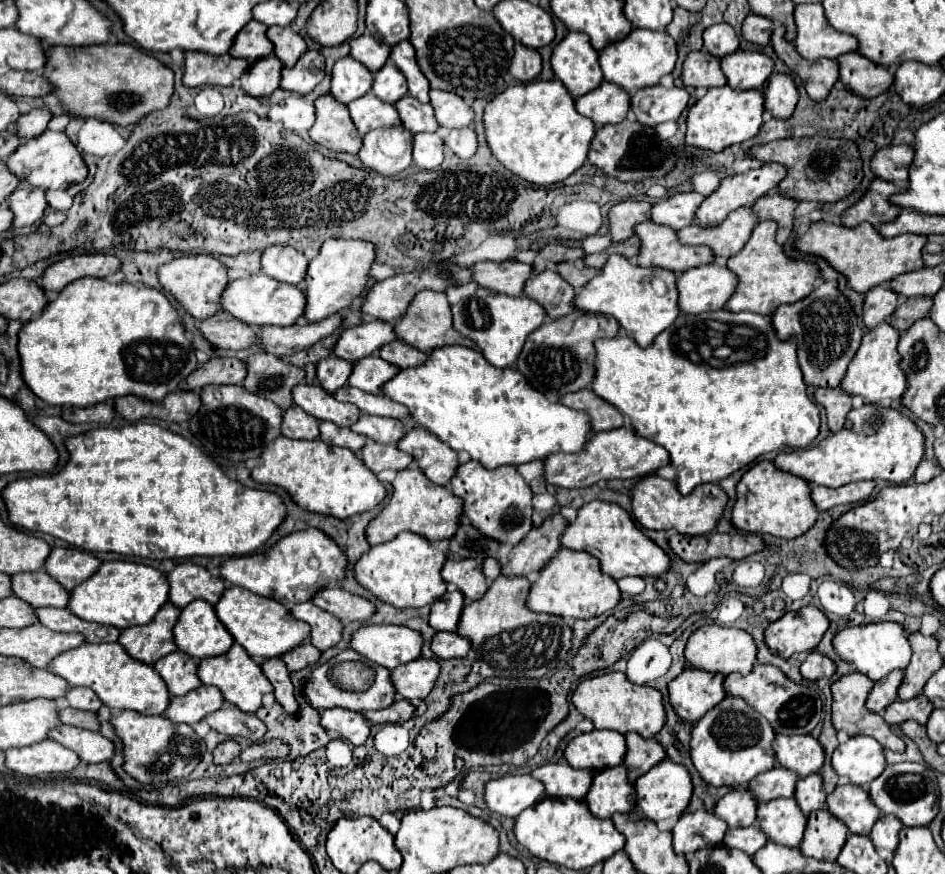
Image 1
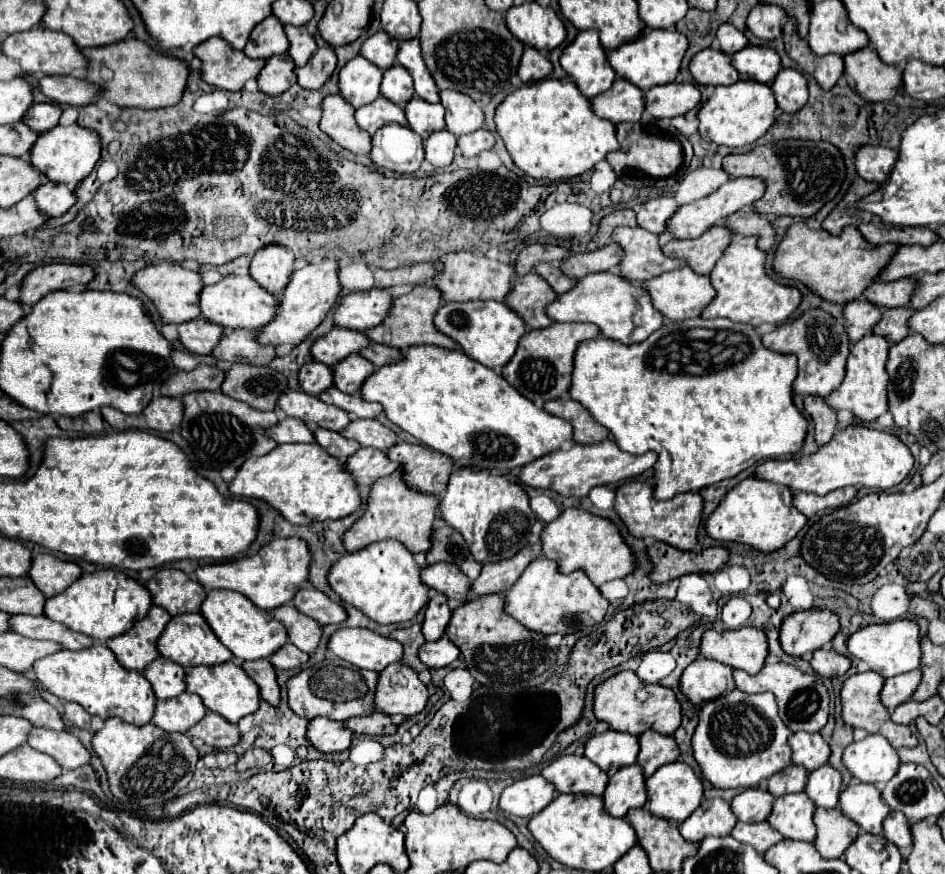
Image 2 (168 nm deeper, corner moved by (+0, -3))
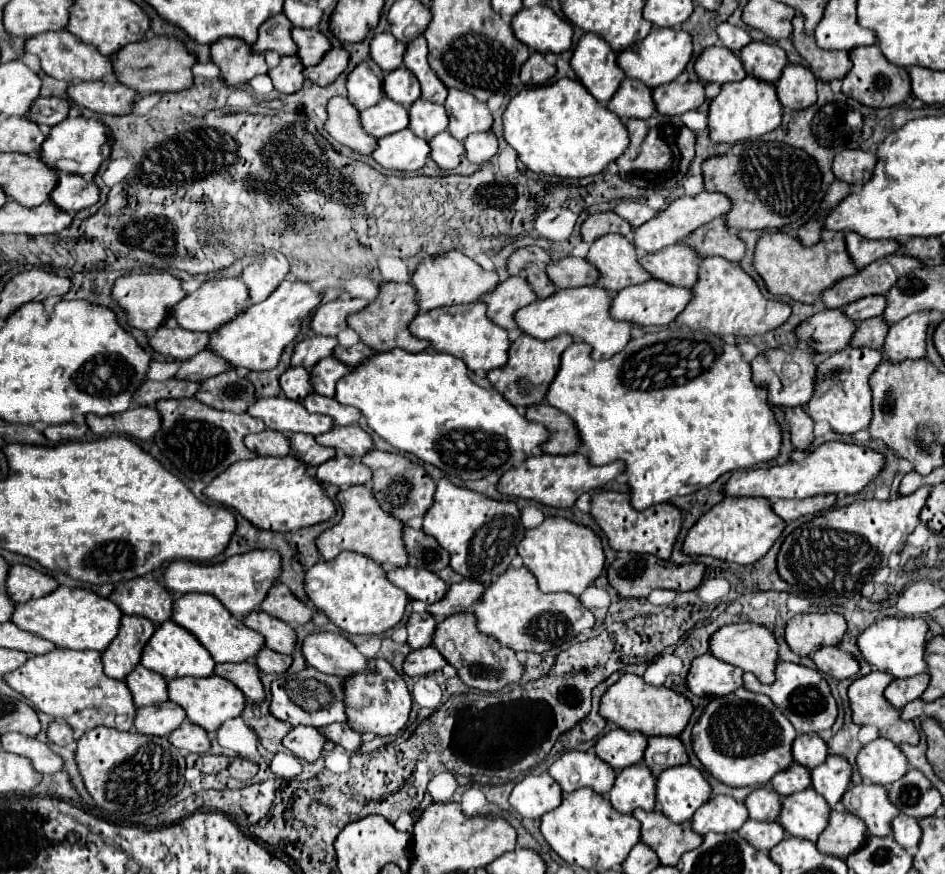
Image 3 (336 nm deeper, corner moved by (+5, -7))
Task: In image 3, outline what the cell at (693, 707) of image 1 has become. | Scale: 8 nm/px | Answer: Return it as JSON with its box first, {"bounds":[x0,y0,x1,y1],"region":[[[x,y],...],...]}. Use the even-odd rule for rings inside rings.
{"bounds":[686,654,742,696],"region":[[[704,654],[692,660],[686,686],[696,696],[726,696],[742,686],[742,674],[740,668]]]}

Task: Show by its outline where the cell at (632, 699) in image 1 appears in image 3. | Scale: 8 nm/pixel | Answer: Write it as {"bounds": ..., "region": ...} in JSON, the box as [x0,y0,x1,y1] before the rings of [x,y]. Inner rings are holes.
{"bounds":[600,674,692,736],"region":[[[624,674],[616,684],[612,684],[600,700],[600,716],[608,722],[614,722],[626,732],[642,732],[644,736],[678,736],[692,714],[692,704],[682,694],[664,688],[650,686],[636,674]],[[660,730],[672,730],[672,734],[660,734]]]}

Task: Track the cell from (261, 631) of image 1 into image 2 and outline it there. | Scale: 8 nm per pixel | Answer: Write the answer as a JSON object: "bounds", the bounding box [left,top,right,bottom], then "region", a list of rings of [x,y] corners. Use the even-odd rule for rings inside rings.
{"bounds":[199,590,287,660],"region":[[[209,590],[199,608],[199,614],[211,626],[219,642],[229,648],[239,660],[269,658],[287,642],[287,630],[283,624],[279,624],[271,614],[255,608],[245,596],[233,590]]]}

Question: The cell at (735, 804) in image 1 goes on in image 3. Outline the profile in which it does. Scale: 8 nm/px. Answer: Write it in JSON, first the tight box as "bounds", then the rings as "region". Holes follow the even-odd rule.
{"bounds":[744,788,780,822],"region":[[[756,788],[752,790],[746,800],[744,800],[746,808],[748,808],[748,818],[750,820],[758,820],[758,822],[776,822],[778,814],[780,814],[780,796],[766,788]]]}

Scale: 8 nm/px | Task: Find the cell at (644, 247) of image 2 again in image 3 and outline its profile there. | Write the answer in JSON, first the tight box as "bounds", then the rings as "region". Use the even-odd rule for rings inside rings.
{"bounds":[588,234,652,294],"region":[[[606,234],[598,238],[590,246],[588,260],[600,270],[604,288],[614,294],[626,286],[642,284],[652,278],[642,264],[638,264],[634,244],[618,234]]]}

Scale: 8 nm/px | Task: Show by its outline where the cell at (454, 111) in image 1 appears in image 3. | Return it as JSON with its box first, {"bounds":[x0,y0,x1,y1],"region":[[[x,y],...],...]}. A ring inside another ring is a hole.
{"bounds":[444,90,492,140],"region":[[[448,90],[444,108],[450,118],[448,132],[456,140],[464,140],[472,132],[486,132],[492,126],[492,114],[484,102],[478,102],[470,92]]]}

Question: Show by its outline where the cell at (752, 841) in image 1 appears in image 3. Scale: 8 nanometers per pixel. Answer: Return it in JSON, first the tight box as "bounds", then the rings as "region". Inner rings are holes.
{"bounds":[738,820,784,852],"region":[[[746,820],[746,824],[738,830],[738,834],[748,840],[754,848],[768,852],[774,848],[782,838],[784,838],[784,828],[778,822],[756,822],[756,820]]]}

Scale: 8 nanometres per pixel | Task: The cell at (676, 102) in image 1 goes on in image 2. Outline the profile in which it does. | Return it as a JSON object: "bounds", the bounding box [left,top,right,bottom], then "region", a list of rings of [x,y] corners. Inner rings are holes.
{"bounds":[647,84,701,118],"region":[[[663,84],[647,94],[647,112],[653,118],[675,118],[687,114],[701,102],[701,92],[695,84]]]}

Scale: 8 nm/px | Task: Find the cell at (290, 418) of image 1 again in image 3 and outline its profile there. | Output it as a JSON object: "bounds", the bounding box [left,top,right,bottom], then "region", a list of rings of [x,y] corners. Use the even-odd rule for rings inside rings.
{"bounds":[244,430,290,456],"region":[[[264,430],[260,434],[250,434],[244,438],[248,450],[258,452],[258,456],[286,456],[290,454],[290,438],[282,432]]]}

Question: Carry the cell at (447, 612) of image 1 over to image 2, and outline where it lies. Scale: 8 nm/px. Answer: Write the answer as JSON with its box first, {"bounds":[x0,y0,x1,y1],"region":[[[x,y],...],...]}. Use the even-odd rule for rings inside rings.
{"bounds":[423,594,451,642],"region":[[[435,594],[425,608],[425,620],[423,620],[425,640],[427,642],[439,640],[445,634],[449,618],[451,618],[451,608],[447,606],[447,598],[443,594]]]}

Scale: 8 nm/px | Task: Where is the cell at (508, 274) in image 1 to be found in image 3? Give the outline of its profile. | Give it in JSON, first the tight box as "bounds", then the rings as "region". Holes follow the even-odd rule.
{"bounds":[412,250,498,312],"region":[[[450,250],[440,256],[430,256],[422,260],[412,274],[412,284],[420,294],[420,310],[428,312],[434,308],[444,306],[458,306],[458,304],[472,304],[478,302],[486,292],[492,292],[498,286],[498,274],[494,270],[484,270],[472,258],[464,256],[458,250]]]}

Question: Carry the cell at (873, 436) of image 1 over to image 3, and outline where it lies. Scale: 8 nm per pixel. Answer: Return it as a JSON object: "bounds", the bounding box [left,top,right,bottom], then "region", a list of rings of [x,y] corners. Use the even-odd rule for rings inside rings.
{"bounds":[726,442,886,500],"region":[[[826,442],[800,462],[790,462],[784,466],[740,470],[734,472],[726,482],[726,496],[764,496],[768,500],[778,498],[810,498],[816,494],[858,494],[862,492],[886,466],[886,456],[870,450],[866,446],[850,442]]]}

